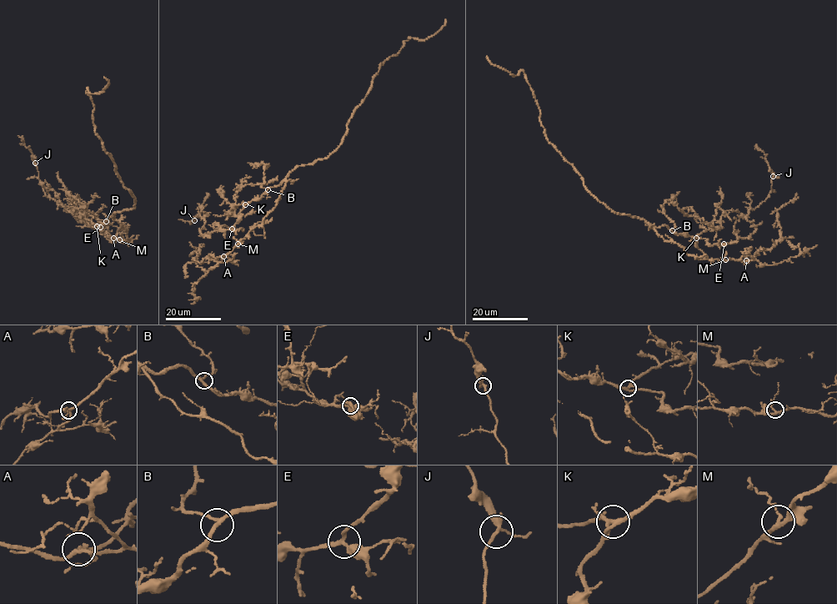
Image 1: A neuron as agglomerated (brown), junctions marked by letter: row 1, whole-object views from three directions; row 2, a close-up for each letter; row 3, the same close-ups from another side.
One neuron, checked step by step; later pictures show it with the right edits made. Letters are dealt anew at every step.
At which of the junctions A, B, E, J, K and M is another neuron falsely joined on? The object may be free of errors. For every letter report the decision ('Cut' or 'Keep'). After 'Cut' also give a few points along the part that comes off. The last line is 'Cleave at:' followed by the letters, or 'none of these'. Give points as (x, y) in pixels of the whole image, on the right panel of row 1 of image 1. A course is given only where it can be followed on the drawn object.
A: Keep
B: Keep
E: Keep
J: Keep
K: Keep
M: Keep
Cleave at: none of these

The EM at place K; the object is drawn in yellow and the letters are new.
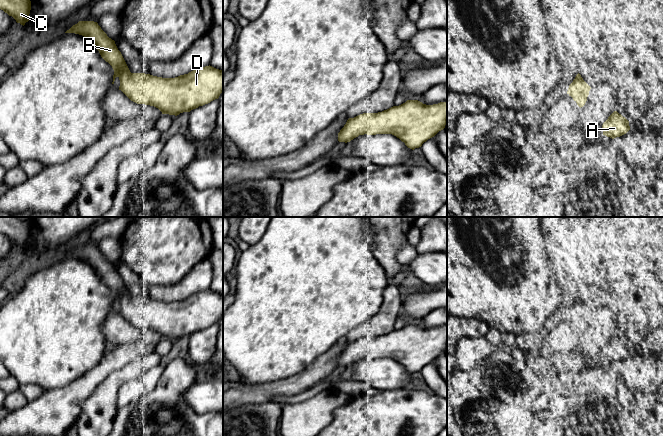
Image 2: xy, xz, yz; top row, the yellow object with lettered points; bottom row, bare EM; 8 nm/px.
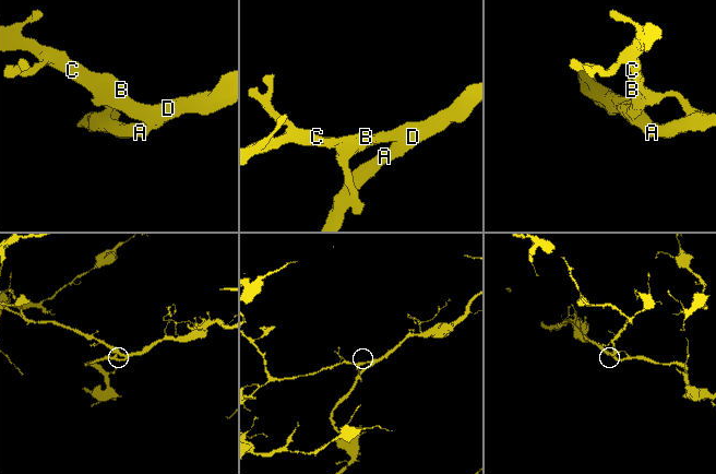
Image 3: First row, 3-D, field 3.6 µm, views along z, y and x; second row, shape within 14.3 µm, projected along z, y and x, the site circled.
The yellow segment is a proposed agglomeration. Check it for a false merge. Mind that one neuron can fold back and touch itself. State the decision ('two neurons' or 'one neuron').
one neuron

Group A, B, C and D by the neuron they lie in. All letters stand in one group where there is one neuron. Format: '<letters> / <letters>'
A B C D

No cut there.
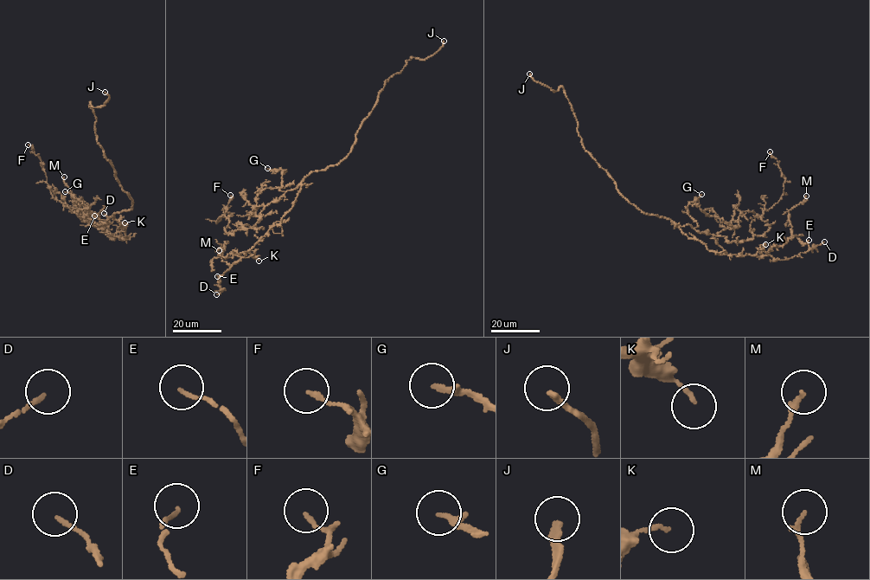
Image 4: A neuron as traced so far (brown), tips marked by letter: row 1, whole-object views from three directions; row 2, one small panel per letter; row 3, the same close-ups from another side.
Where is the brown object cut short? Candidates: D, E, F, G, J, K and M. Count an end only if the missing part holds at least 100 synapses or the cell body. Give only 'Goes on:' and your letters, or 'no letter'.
Goes on: J

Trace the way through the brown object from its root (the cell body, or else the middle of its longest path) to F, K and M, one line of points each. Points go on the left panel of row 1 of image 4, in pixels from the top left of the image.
F: (115, 213), (99, 225), (104, 228), (54, 198), (41, 159), (28, 144)
K: (115, 213), (113, 216), (125, 228), (124, 233), (127, 236), (124, 240), (115, 237), (113, 234), (124, 222)
M: (115, 213), (113, 216), (125, 228), (124, 239), (108, 235), (86, 220), (85, 212), (64, 177)

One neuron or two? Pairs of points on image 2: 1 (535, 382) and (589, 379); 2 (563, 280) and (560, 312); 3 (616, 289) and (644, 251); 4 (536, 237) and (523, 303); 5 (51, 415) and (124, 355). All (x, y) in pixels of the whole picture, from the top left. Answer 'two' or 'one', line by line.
1: one
2: one
3: one
4: one
5: one

